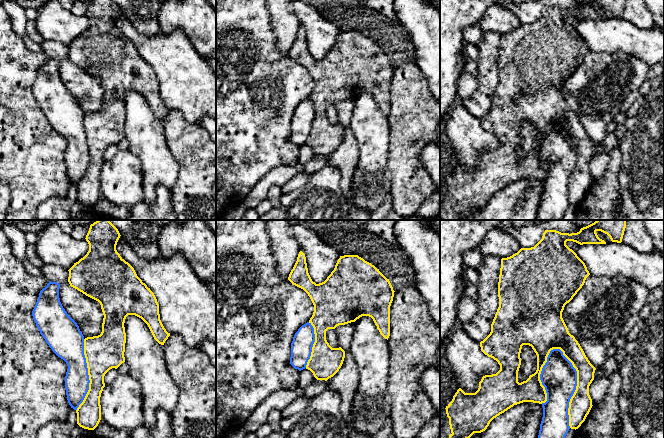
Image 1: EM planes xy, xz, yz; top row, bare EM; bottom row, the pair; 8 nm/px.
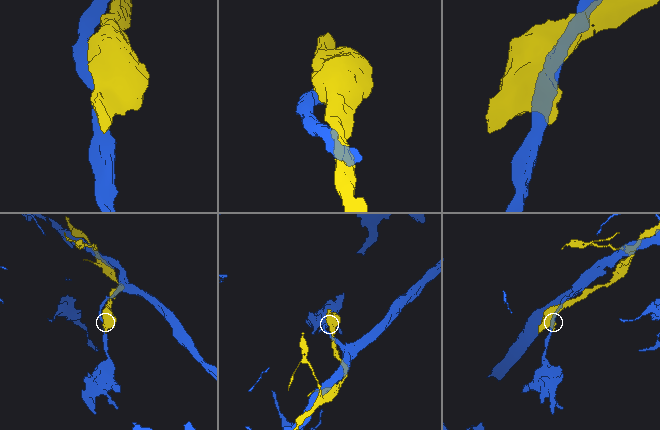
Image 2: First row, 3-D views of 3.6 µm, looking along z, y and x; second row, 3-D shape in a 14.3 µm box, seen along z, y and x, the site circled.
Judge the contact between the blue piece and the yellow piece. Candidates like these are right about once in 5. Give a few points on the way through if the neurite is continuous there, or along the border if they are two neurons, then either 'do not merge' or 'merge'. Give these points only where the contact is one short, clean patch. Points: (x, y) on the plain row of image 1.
do not merge

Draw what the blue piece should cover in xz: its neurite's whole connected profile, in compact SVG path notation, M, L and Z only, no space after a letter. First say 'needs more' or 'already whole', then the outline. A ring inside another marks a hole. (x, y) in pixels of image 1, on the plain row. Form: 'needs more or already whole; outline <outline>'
already whole; outline M307 98L302 101L293 113L291 119L290 140L299 147L306 144L315 118L314 104Z

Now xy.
already whole; outline M49 57L39 69L32 92L46 119L68 142L65 152L67 176L71 184L77 186L90 159L84 131L84 112L63 84L59 64L59 59Z

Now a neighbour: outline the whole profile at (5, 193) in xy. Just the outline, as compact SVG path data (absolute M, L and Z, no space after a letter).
M0 180L0 220L6 220L10 208L11 190L4 180Z

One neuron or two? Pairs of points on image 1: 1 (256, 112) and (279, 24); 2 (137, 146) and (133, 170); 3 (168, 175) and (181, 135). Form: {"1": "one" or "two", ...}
{"1": "two", "2": "two", "3": "two"}

